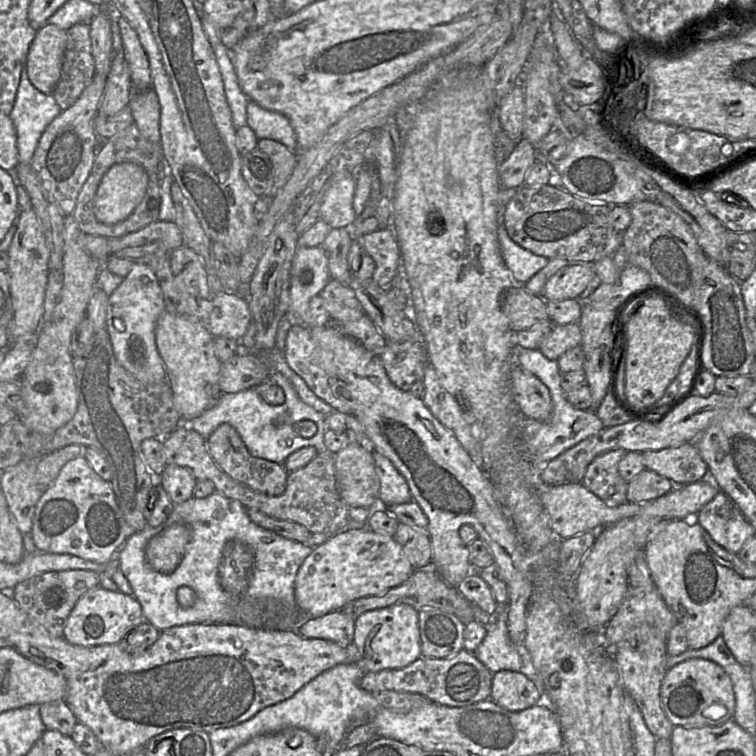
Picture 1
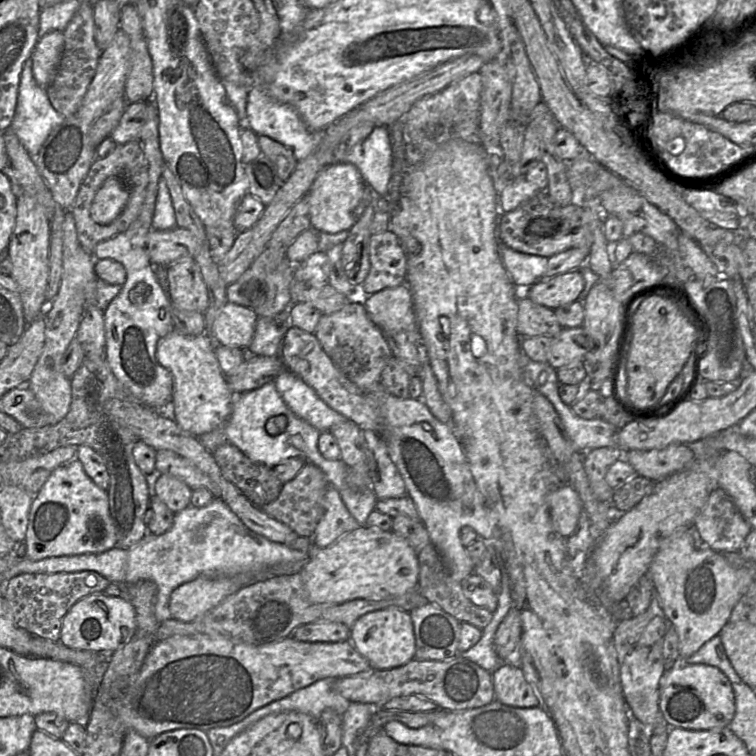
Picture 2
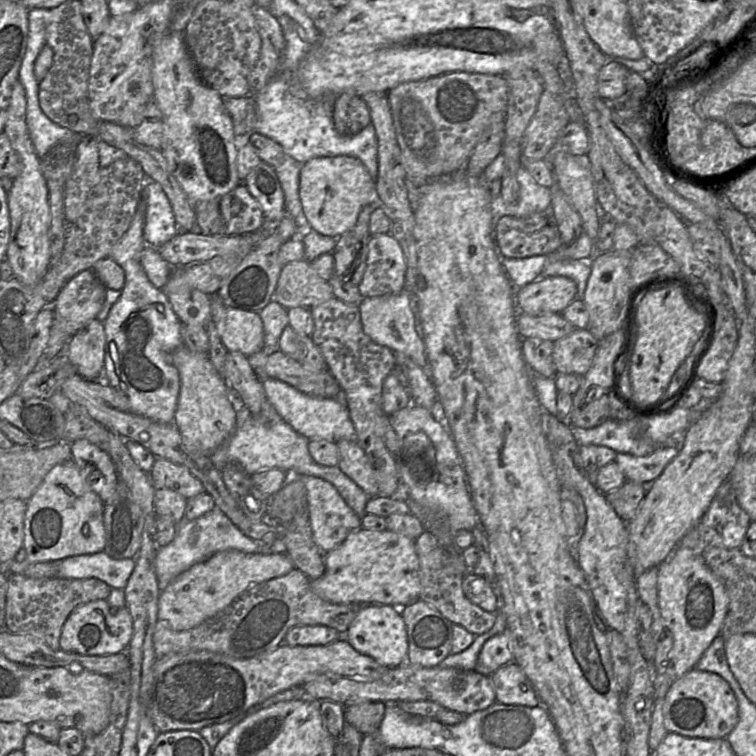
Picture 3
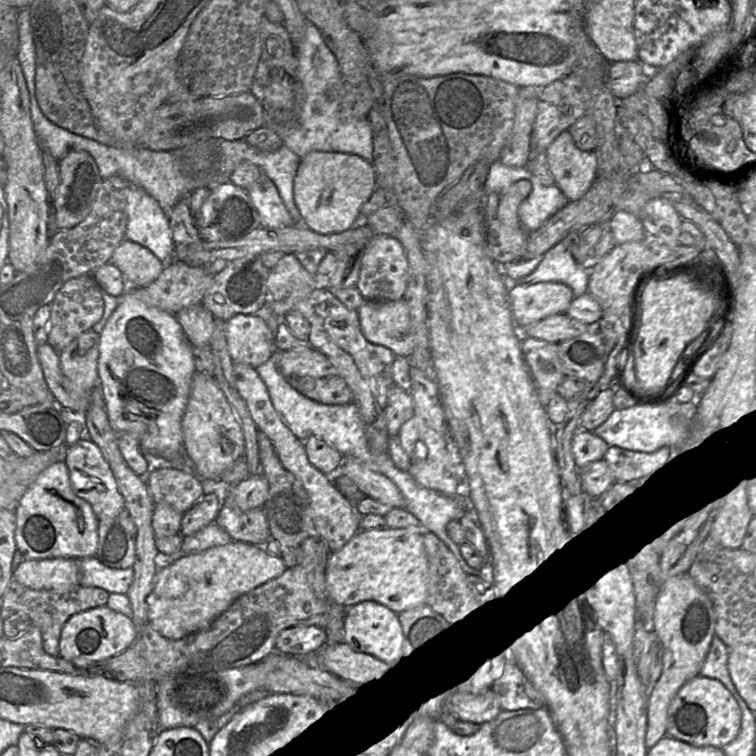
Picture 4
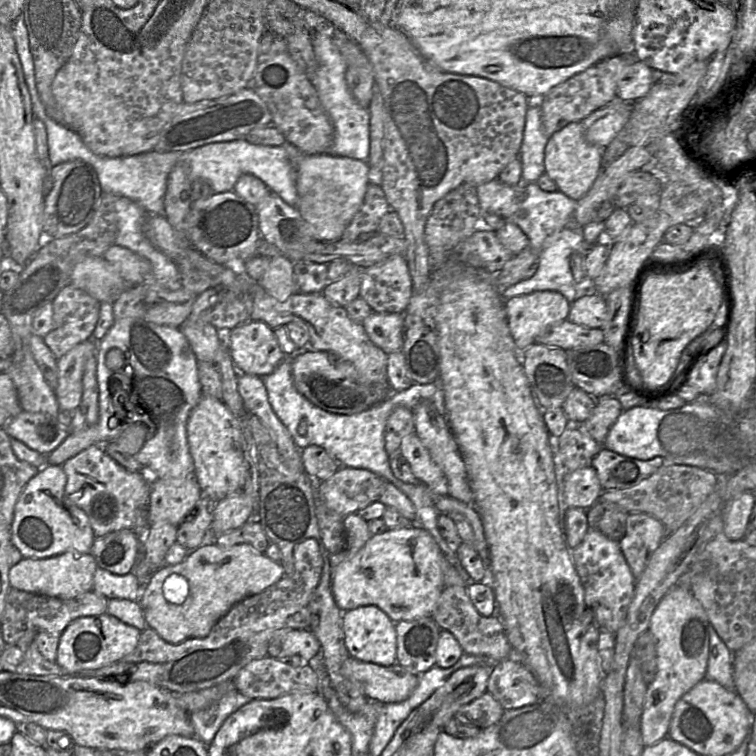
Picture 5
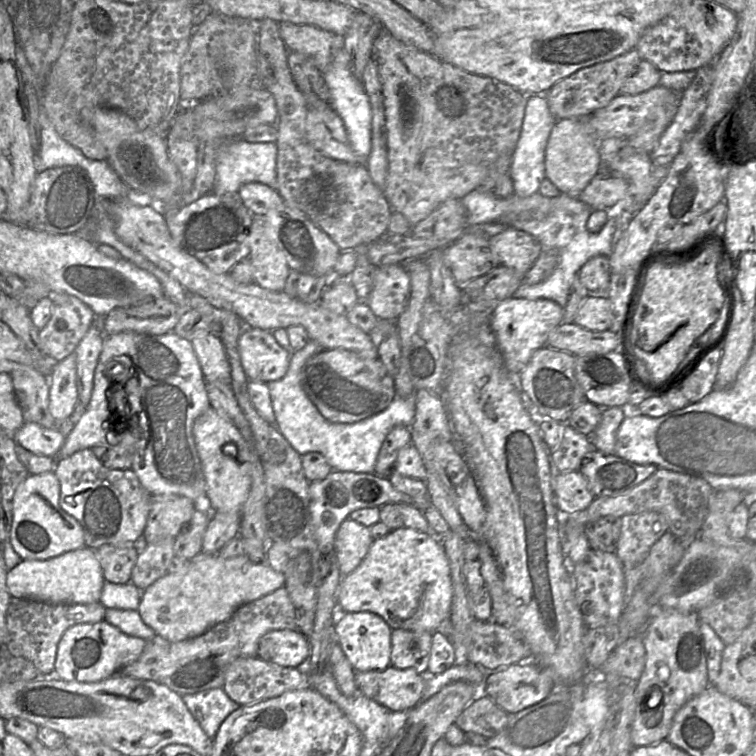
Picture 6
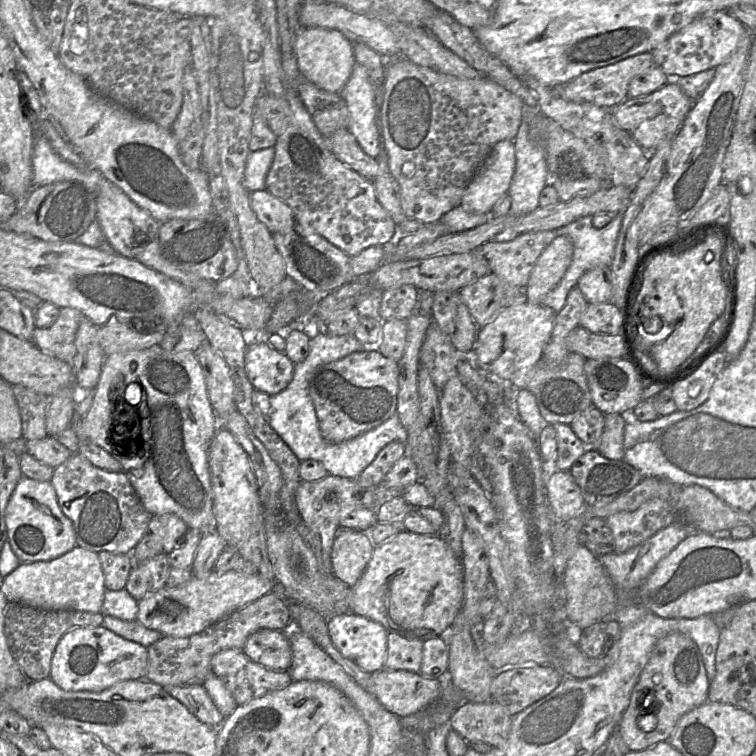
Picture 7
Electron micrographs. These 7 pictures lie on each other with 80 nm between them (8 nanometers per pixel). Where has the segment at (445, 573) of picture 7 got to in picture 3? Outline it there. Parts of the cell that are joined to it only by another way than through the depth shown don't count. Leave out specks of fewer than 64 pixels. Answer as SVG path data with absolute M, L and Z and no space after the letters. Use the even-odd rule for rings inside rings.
M359 528L356 531L350 533L348 537L339 546L333 550L323 554L323 561L325 565L325 573L316 580L310 580L310 586L312 591L320 598L333 603L333 604L357 604L357 605L370 605L381 604L394 607L404 607L419 599L420 594L420 569L419 560L415 549L415 540L412 540L406 536L392 532L388 529L384 531L368 530Z

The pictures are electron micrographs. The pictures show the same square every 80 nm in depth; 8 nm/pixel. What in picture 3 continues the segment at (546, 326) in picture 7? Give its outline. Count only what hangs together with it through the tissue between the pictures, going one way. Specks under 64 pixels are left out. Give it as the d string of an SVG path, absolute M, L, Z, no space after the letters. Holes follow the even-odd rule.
M566 276L546 277L516 289L516 304L520 312L536 316L561 313L575 298L576 283Z

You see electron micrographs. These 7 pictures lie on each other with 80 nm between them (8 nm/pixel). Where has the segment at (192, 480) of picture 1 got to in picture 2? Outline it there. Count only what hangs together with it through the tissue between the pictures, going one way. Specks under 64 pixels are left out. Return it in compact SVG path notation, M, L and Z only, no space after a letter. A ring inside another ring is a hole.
M160 474L154 483L152 496L158 497L175 514L191 505L193 490L177 477Z

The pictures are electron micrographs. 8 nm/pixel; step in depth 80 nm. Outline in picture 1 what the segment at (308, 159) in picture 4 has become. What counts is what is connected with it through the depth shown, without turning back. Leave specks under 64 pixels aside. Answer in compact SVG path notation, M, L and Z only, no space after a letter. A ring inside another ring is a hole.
M350 175L331 184L325 192L320 207L320 219L330 228L353 227L357 218L353 208L355 187L355 176Z

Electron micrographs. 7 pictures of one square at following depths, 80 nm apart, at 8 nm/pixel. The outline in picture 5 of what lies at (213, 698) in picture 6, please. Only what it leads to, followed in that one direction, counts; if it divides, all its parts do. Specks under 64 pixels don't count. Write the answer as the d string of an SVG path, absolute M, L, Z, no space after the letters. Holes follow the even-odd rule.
M234 689L226 692L208 708L193 712L189 717L196 737L208 745L214 739L223 722L233 712L250 701L250 698Z

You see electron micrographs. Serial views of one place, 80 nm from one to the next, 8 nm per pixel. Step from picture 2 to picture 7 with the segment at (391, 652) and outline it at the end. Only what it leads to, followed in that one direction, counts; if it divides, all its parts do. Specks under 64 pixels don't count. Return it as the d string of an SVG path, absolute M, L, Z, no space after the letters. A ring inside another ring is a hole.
M348 612L328 619L327 627L333 645L343 657L369 673L385 669L389 632L384 626Z

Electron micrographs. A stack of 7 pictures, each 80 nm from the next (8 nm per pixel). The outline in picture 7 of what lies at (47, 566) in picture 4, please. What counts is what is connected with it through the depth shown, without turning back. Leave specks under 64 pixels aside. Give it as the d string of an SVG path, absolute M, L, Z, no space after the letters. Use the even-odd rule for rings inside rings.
M76 546L53 560L21 563L3 579L1 591L8 602L53 611L99 613L106 588L98 553Z

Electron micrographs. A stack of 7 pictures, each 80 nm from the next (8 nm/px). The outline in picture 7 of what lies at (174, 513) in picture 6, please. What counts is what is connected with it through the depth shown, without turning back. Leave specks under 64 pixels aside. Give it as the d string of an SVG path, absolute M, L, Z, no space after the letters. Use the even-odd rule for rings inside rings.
M175 514L153 515L142 539L131 552L134 563L159 554L170 554L179 545L187 529L185 522Z

